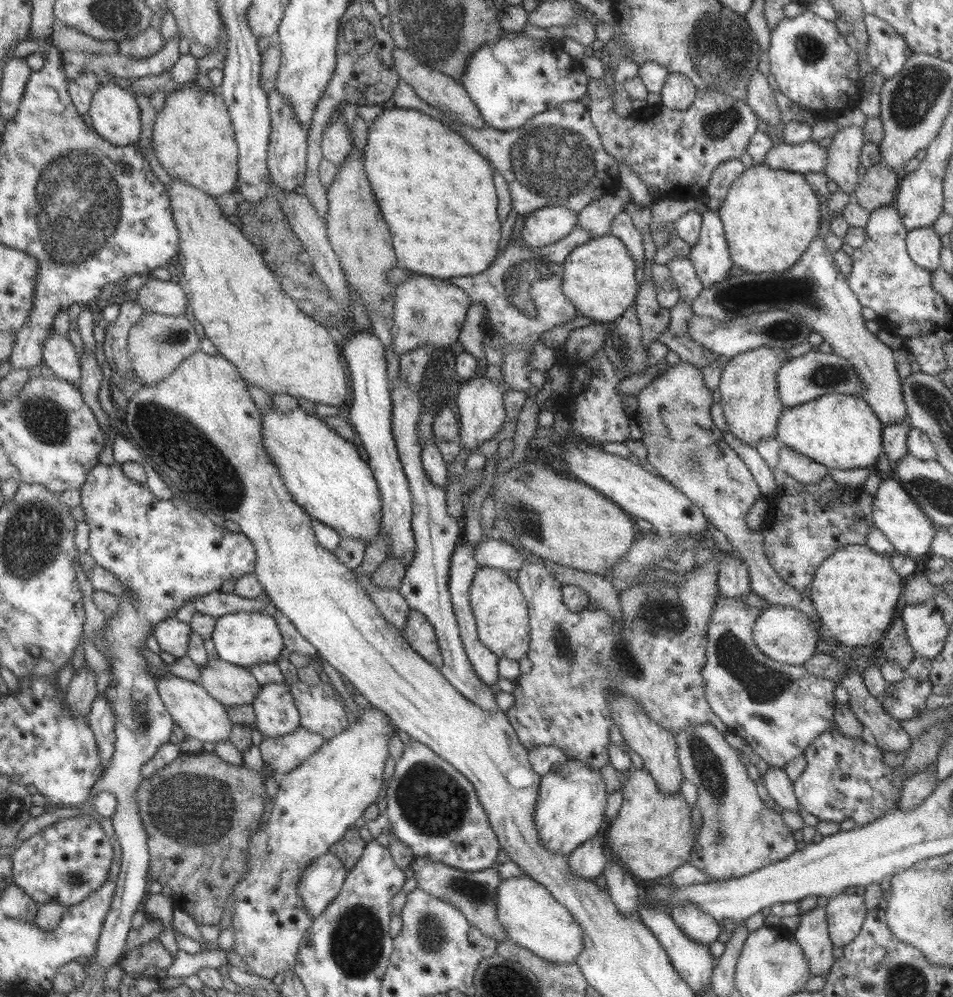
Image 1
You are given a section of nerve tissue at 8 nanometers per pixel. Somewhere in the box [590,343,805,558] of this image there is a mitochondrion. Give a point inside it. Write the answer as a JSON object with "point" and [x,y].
{"point":[696,463]}

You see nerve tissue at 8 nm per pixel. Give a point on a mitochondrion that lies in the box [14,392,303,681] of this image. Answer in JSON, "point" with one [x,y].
{"point":[162,428]}

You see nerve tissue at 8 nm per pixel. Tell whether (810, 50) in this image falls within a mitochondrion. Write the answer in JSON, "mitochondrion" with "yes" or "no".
{"mitochondrion":"yes"}

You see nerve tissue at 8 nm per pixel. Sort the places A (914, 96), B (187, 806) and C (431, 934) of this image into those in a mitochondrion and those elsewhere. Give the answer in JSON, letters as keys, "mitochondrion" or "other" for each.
{"A":"mitochondrion","B":"mitochondrion","C":"mitochondrion"}

